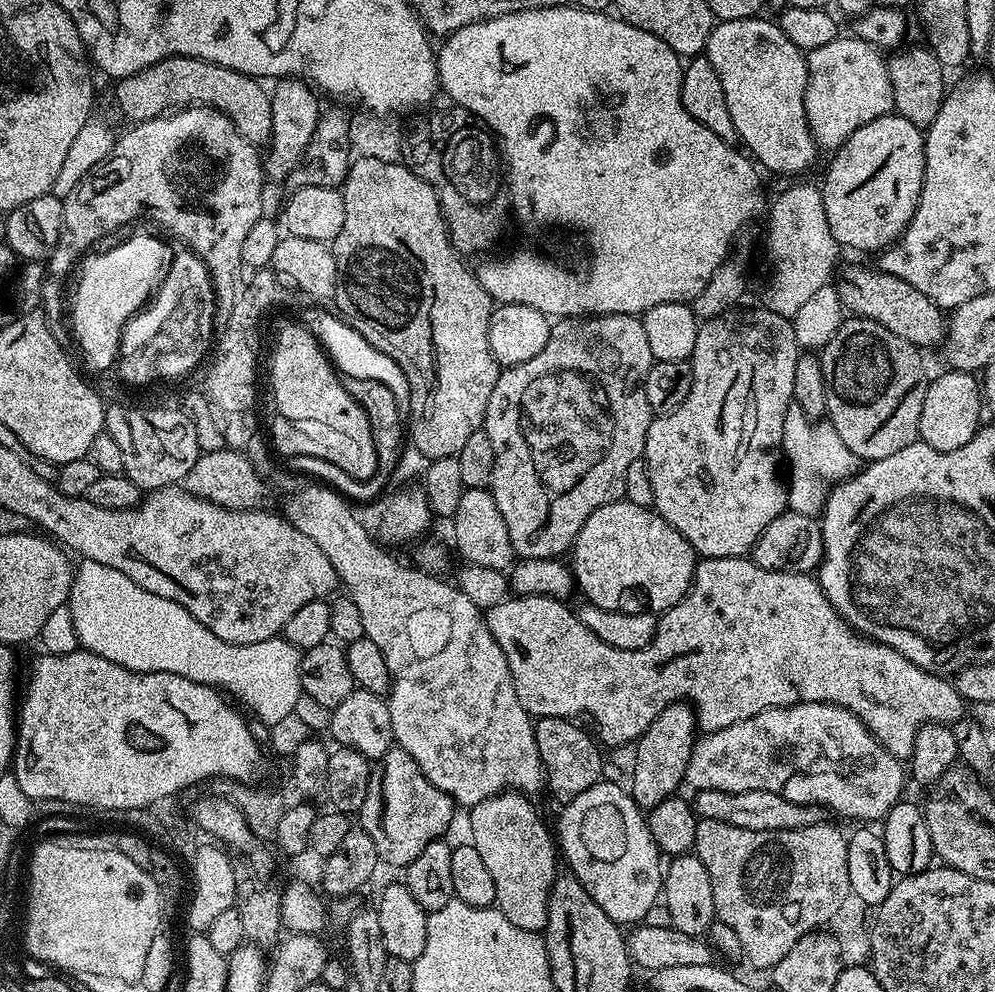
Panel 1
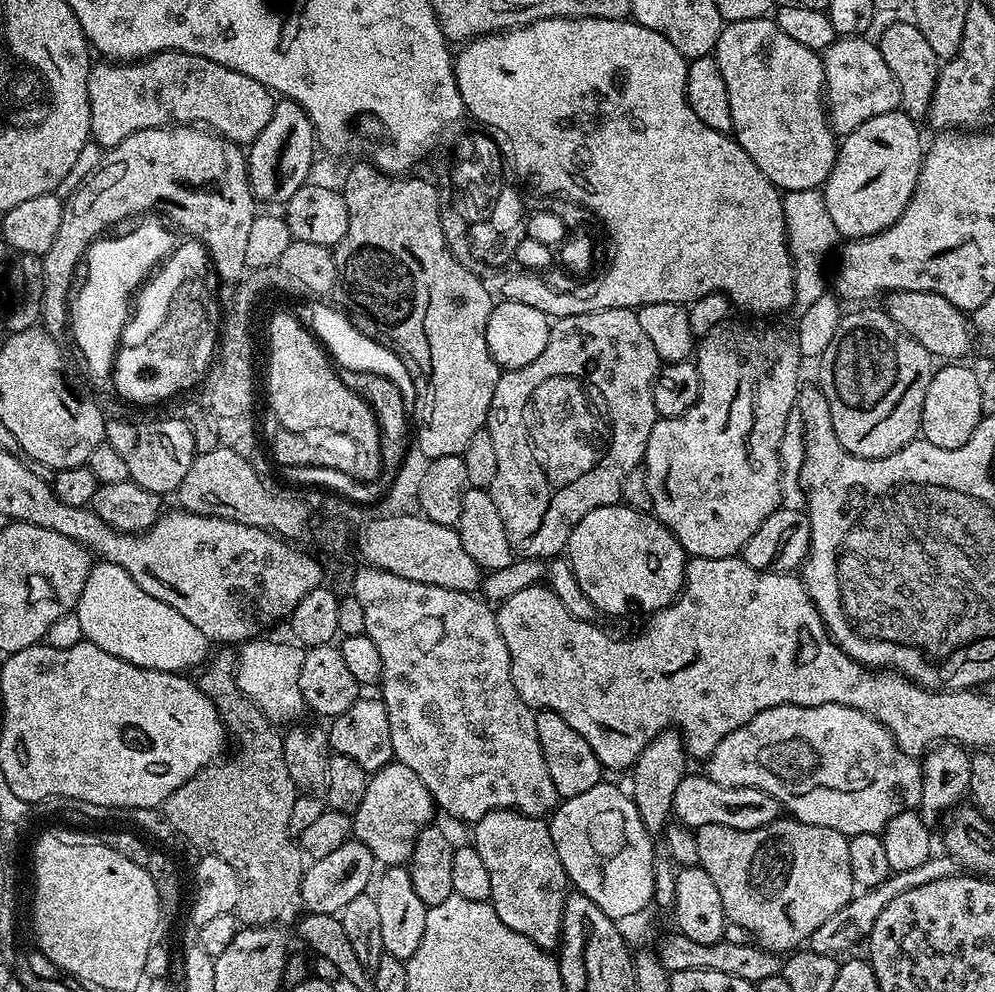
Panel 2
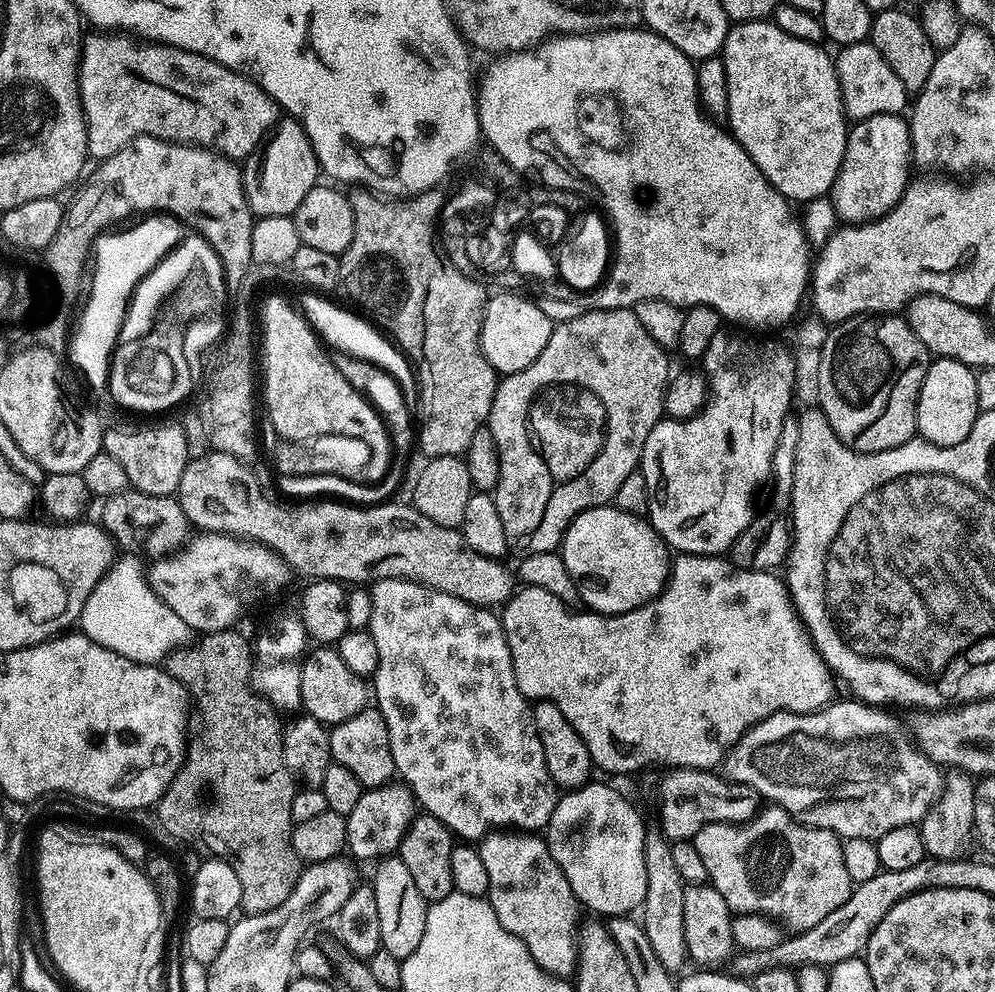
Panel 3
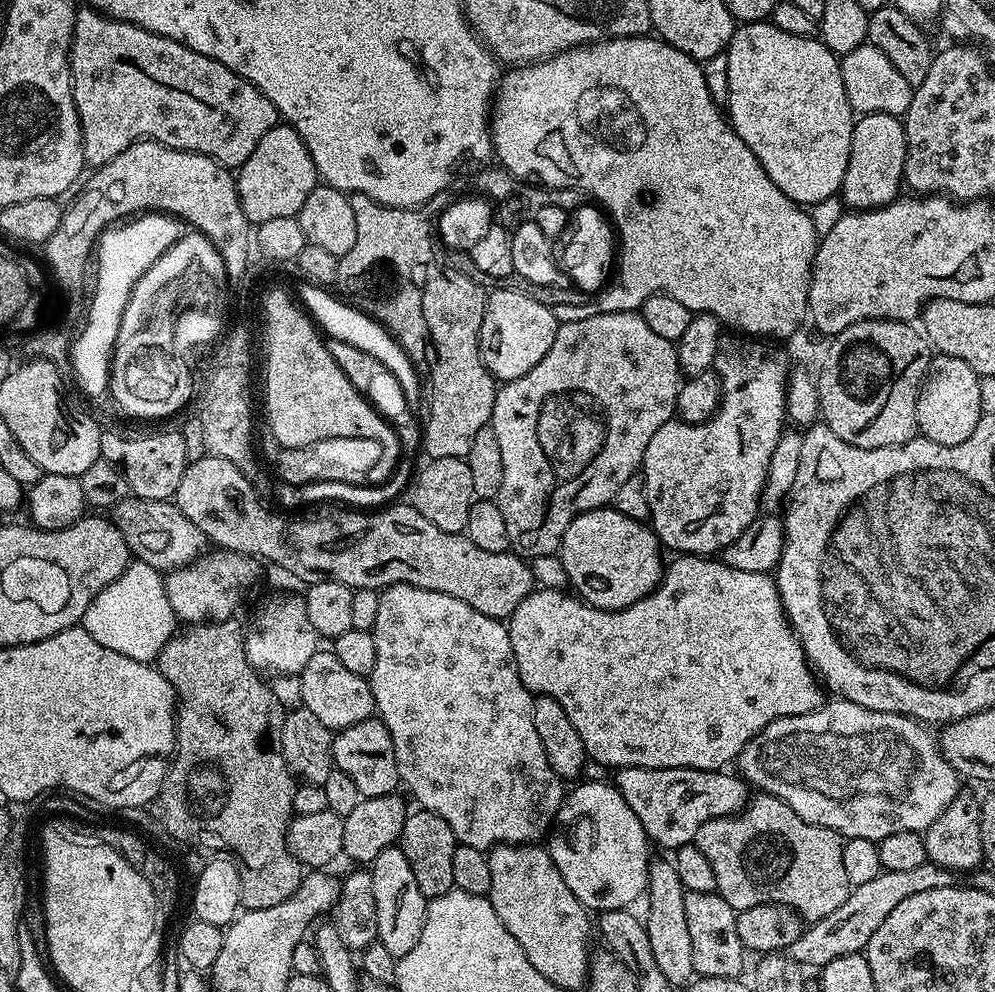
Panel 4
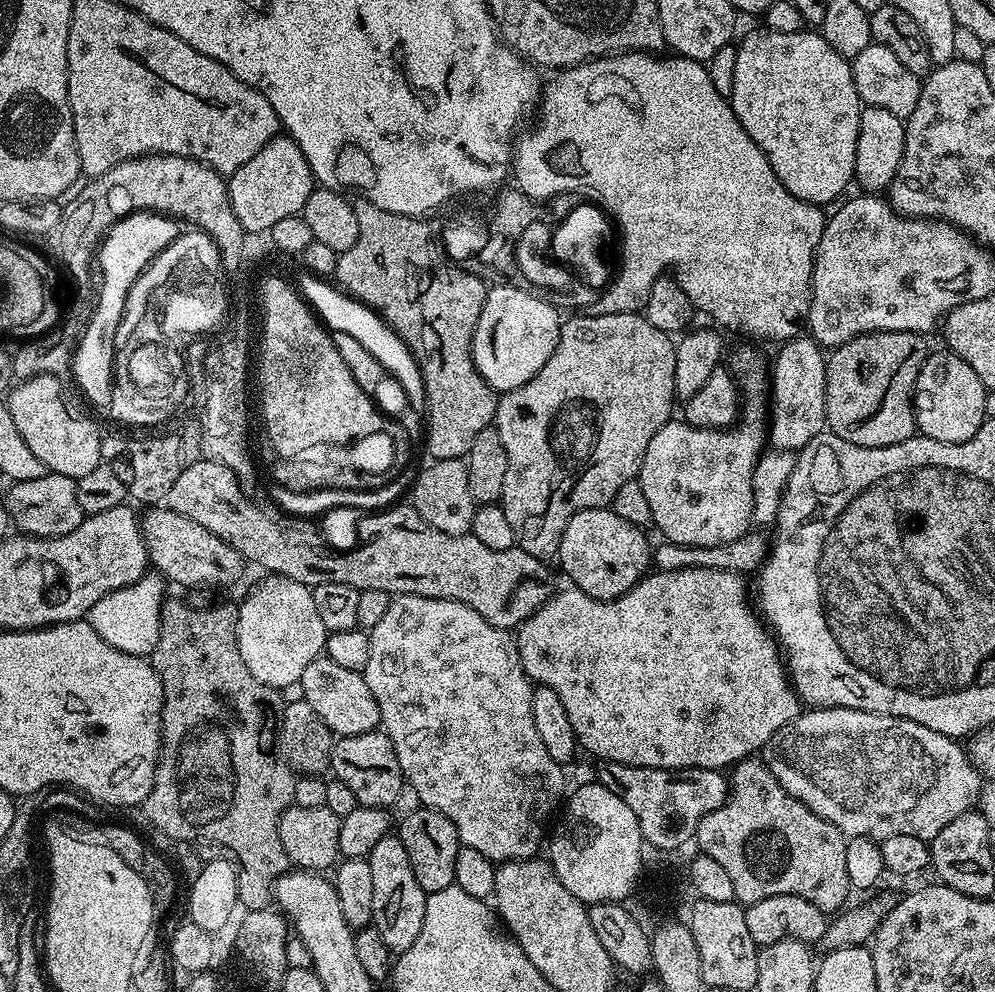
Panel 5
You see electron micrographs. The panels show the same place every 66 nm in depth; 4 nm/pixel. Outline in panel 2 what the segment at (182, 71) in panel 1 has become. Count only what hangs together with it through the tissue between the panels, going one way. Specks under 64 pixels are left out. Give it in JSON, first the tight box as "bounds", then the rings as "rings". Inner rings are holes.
{"bounds":[88,52,276,150],"rings":[[[158,52],[135,62],[93,63],[92,73],[88,75],[88,93],[91,139],[104,150],[118,147],[123,140],[130,138],[130,134],[138,130],[172,125],[203,126],[217,136],[225,136],[233,144],[251,146],[258,134],[266,130],[266,122],[270,122],[276,105],[272,89],[262,86],[262,82],[246,78],[246,74],[238,74],[238,70],[218,66],[218,62],[210,62],[210,58],[185,52]]]}

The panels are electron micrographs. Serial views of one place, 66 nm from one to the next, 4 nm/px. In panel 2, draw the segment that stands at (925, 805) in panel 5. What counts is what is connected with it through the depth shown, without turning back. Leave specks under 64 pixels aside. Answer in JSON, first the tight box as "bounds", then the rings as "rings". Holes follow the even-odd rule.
{"bounds":[706,704,922,838],"rings":[[[783,704],[774,706],[770,710],[762,710],[762,714],[750,718],[750,722],[746,722],[746,726],[738,726],[738,730],[734,730],[734,734],[726,734],[726,738],[722,738],[722,742],[718,742],[718,746],[712,751],[711,756],[707,757],[706,764],[708,764],[706,775],[714,782],[718,782],[722,786],[750,786],[762,790],[773,796],[787,811],[789,808],[792,811],[789,813],[801,824],[813,824],[830,830],[838,830],[843,836],[849,838],[858,834],[883,833],[890,818],[894,818],[899,812],[915,809],[922,798],[920,764],[913,757],[906,755],[898,746],[898,742],[894,742],[890,730],[886,730],[886,726],[882,726],[874,718],[862,714],[862,710],[854,710],[849,704],[827,704],[809,708]]]}

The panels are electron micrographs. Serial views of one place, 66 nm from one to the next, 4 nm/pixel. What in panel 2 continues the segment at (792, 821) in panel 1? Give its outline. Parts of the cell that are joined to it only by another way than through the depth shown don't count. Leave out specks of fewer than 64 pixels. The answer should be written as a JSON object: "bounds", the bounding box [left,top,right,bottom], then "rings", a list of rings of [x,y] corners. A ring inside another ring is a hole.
{"bounds":[671,774,782,830],"rings":[[[685,774],[674,793],[671,815],[686,828],[693,830],[713,824],[730,826],[734,830],[758,830],[781,819],[782,806],[770,794],[750,786],[722,786],[706,774]]]}

